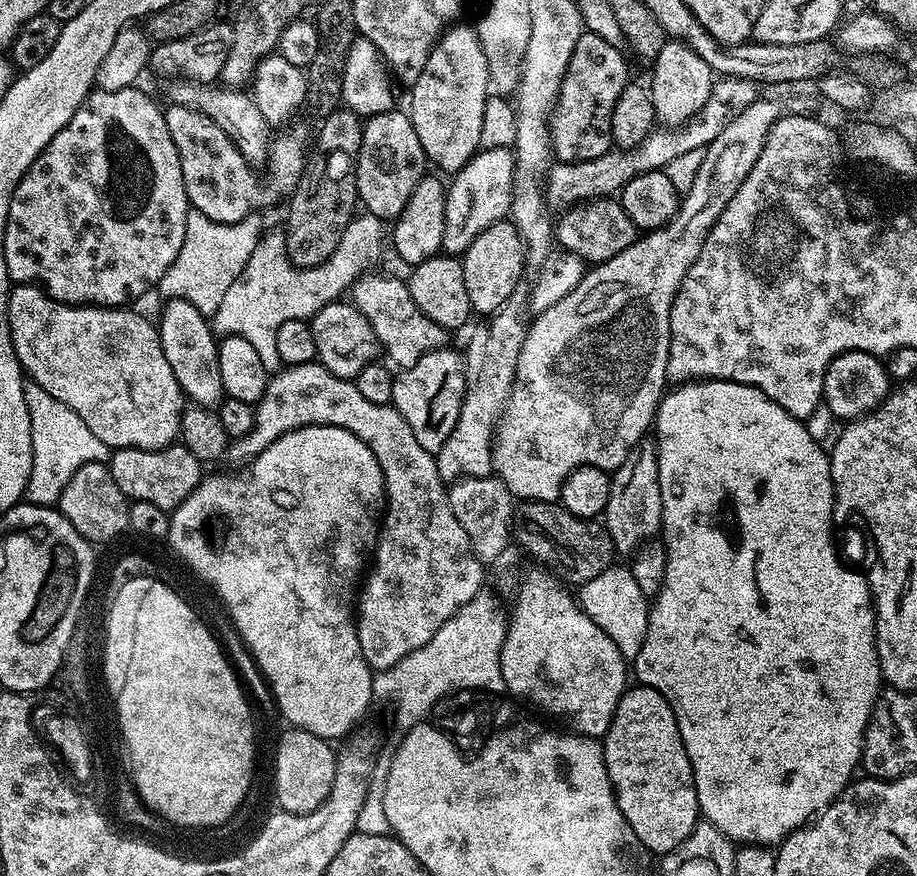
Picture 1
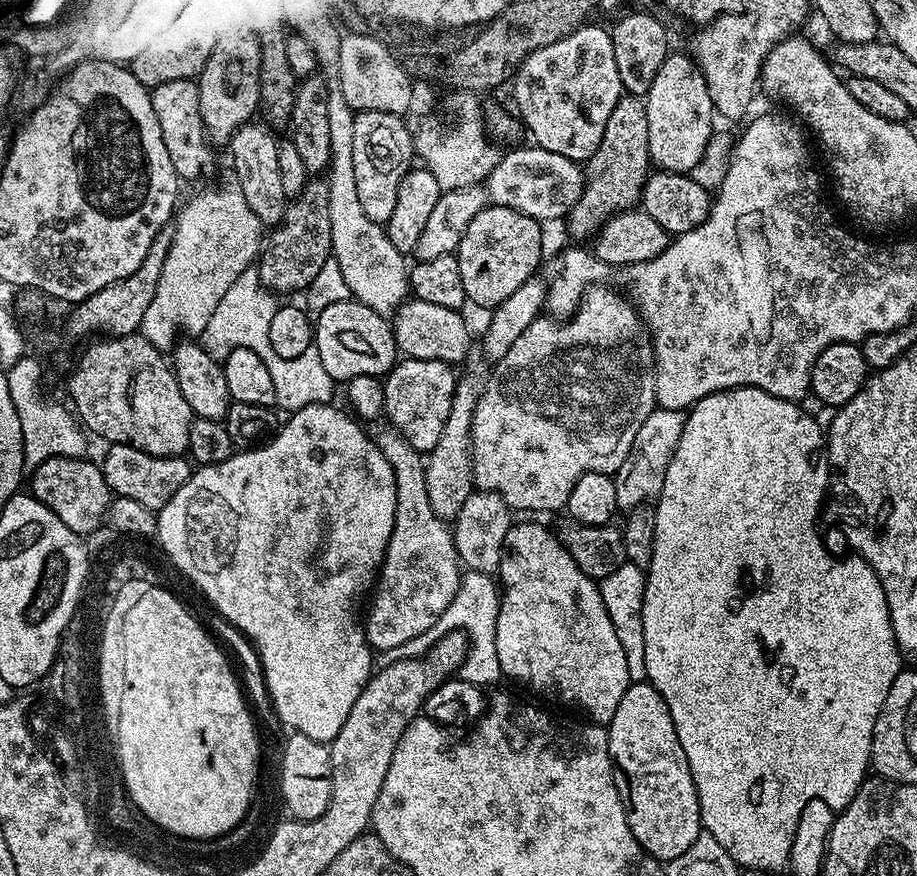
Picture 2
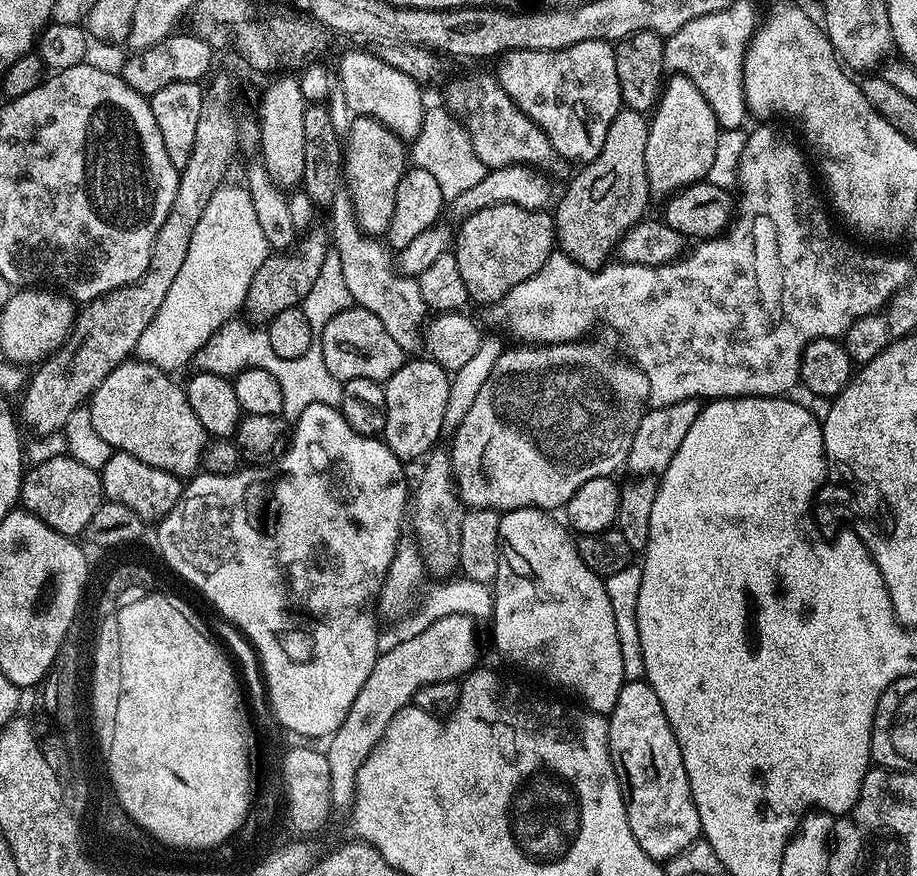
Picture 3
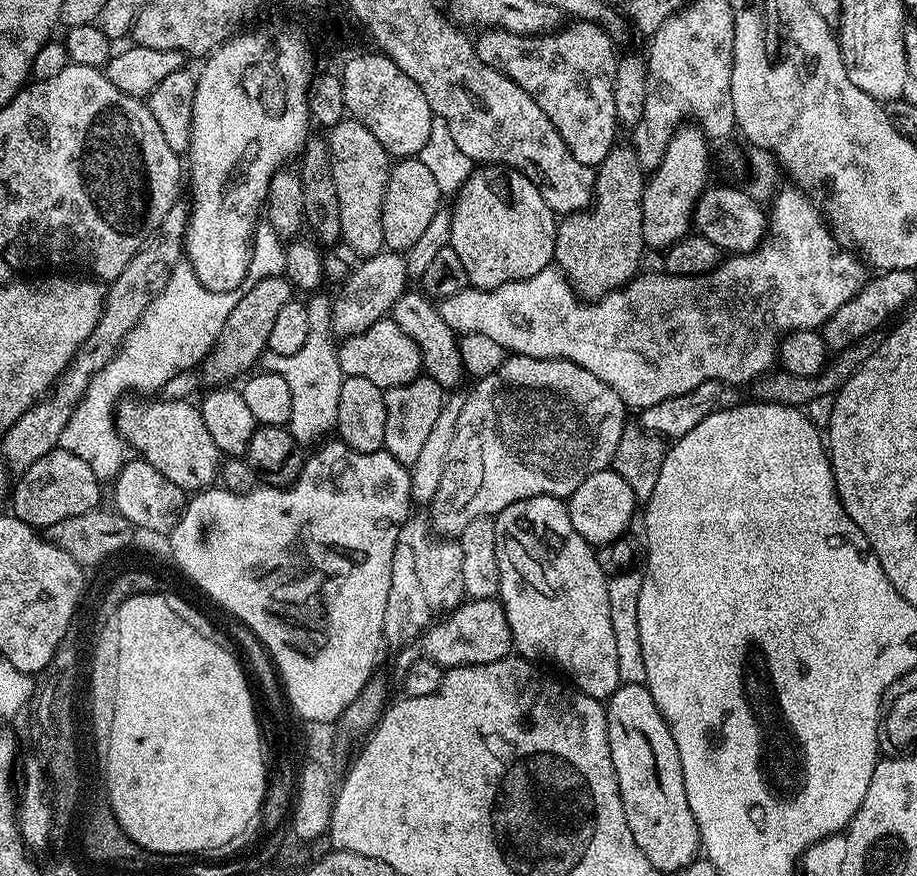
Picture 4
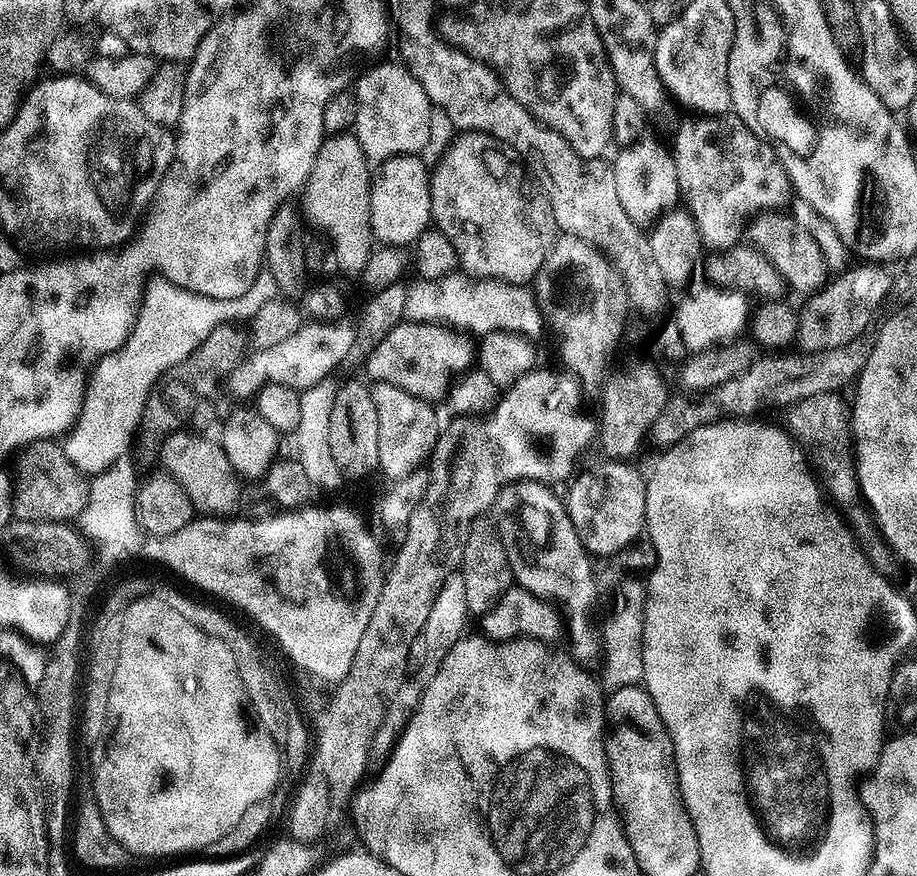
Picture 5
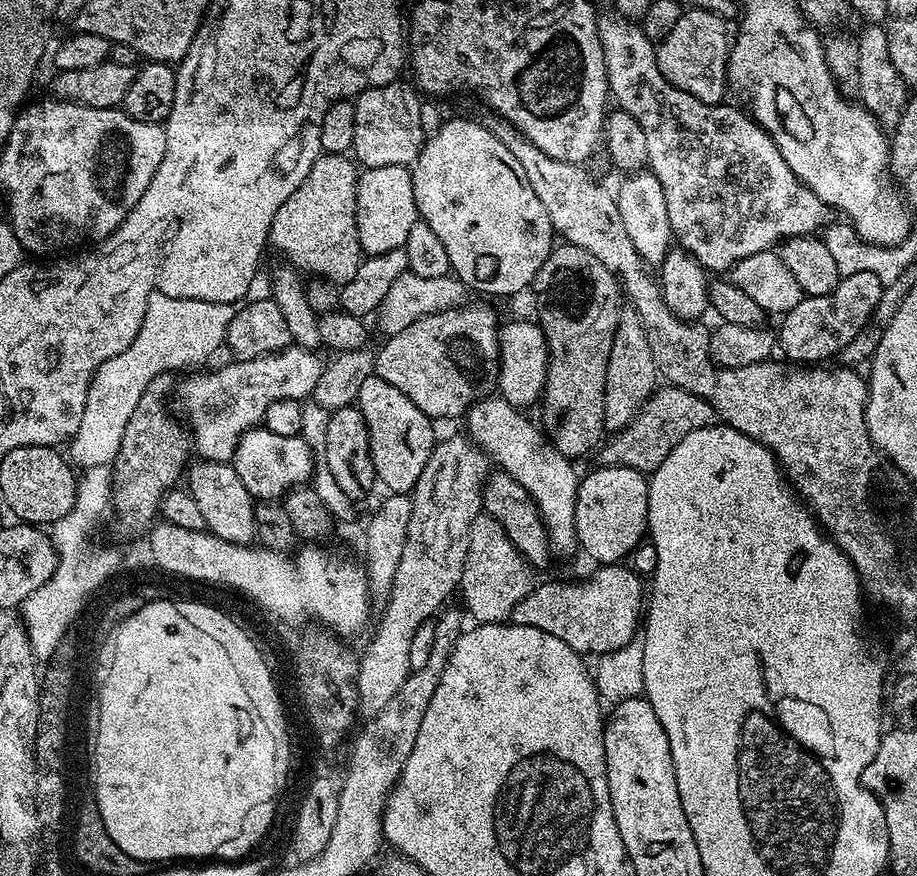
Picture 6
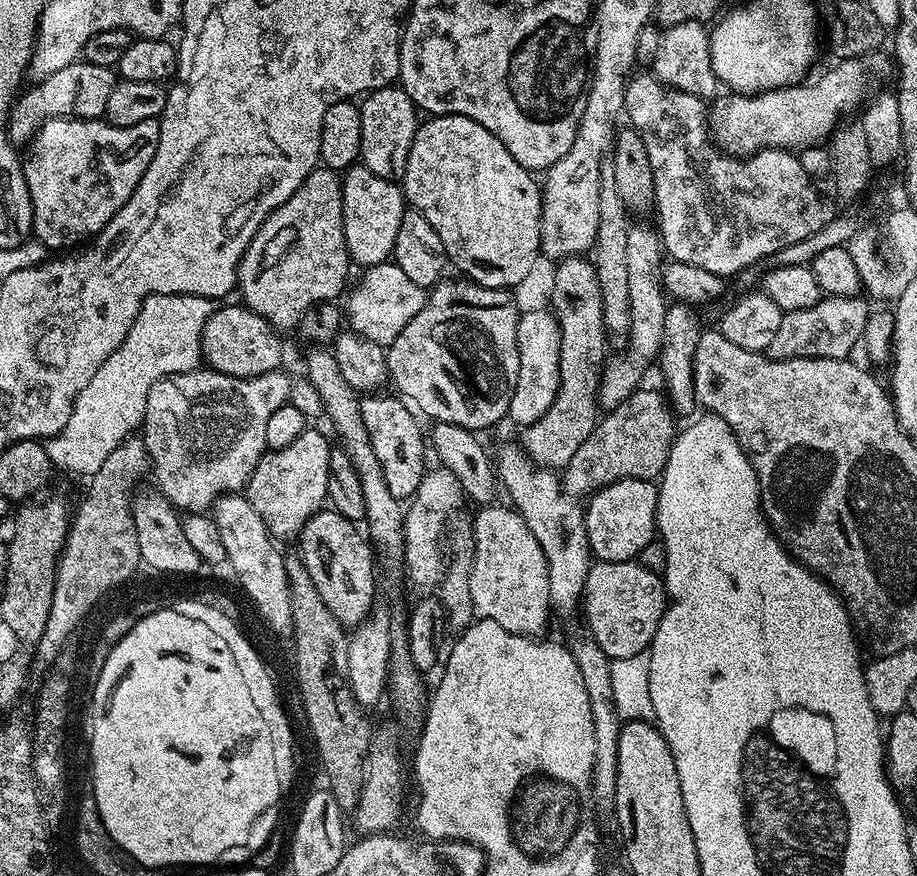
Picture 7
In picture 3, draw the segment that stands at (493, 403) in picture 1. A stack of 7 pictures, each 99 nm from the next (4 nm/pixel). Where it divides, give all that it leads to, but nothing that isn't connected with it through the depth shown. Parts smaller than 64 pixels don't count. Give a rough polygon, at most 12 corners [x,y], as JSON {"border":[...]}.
{"border":[[447,451],[423,461],[410,528],[425,569],[460,567],[460,523]]}

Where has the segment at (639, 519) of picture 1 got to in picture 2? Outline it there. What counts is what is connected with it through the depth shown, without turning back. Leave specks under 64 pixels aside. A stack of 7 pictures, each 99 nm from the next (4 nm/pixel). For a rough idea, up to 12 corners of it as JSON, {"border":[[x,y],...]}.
{"border":[[656,407],[614,474],[627,514],[660,495],[685,413]]}

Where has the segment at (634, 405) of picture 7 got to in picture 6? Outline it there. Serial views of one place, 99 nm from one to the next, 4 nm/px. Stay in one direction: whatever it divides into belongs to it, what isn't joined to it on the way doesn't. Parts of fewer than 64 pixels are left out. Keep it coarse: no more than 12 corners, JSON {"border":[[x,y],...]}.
{"border":[[657,387],[599,449],[605,465],[651,474],[708,403]]}

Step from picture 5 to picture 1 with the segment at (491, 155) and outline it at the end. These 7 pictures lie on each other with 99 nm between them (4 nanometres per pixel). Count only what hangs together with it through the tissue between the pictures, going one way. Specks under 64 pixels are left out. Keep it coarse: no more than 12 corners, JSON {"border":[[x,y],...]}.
{"border":[[511,219],[482,230],[462,257],[473,313],[521,287],[526,251]]}

